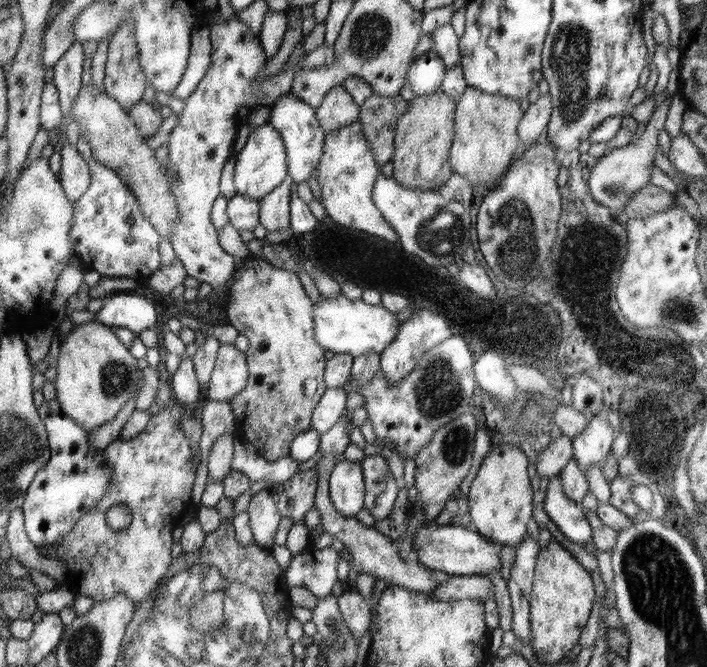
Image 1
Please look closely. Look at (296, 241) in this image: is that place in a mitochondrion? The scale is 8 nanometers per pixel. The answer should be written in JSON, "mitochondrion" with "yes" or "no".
{"mitochondrion":"no"}

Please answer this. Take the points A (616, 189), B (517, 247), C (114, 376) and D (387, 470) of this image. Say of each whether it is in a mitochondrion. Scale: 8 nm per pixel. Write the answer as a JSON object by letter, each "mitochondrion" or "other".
{"A":"mitochondrion","B":"mitochondrion","C":"mitochondrion","D":"other"}

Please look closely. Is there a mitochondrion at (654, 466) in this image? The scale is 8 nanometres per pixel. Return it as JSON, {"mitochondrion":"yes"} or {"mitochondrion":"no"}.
{"mitochondrion":"no"}

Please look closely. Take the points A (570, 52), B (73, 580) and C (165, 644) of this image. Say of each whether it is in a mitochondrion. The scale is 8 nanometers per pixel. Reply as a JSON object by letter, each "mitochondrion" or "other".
{"A":"mitochondrion","B":"other","C":"mitochondrion"}

